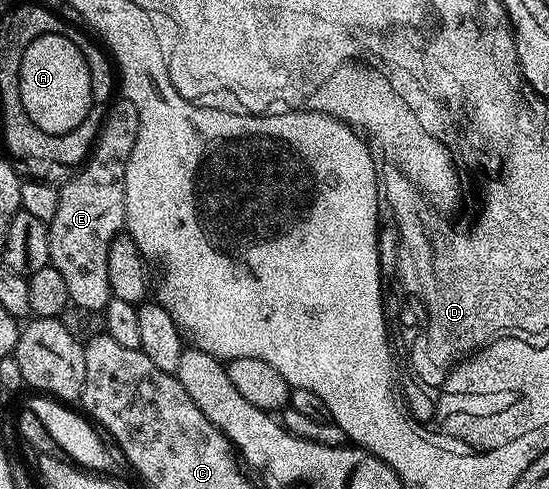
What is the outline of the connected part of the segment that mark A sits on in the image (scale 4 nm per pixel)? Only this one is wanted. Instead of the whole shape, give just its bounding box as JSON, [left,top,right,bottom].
[19,34,91,135]

